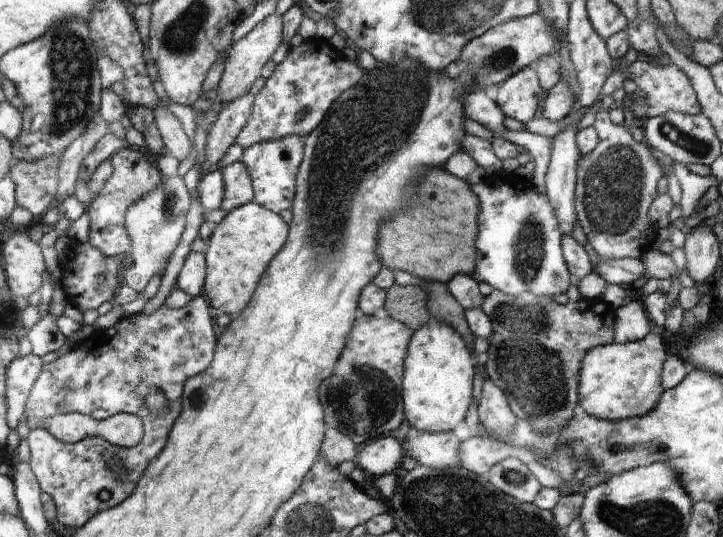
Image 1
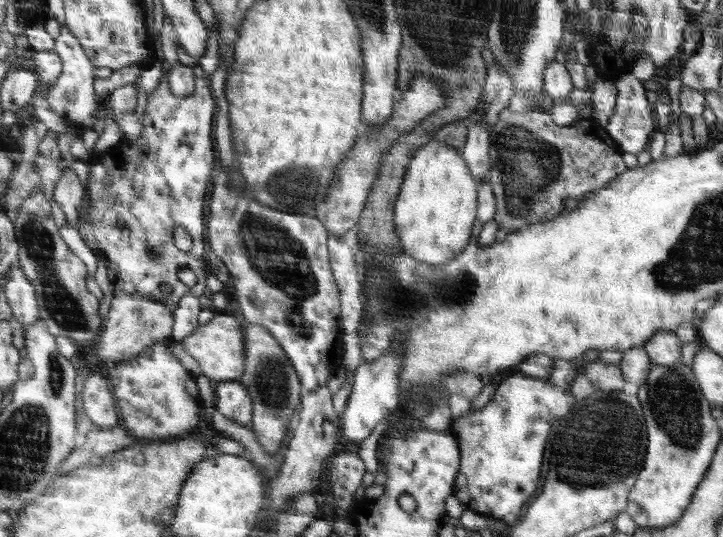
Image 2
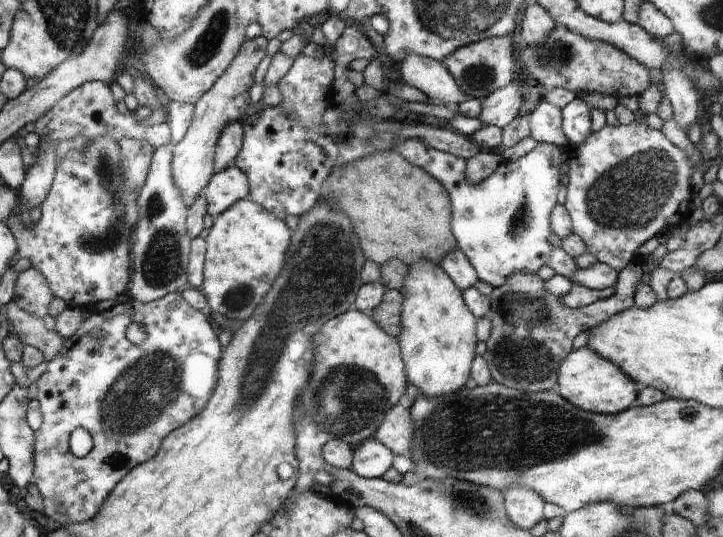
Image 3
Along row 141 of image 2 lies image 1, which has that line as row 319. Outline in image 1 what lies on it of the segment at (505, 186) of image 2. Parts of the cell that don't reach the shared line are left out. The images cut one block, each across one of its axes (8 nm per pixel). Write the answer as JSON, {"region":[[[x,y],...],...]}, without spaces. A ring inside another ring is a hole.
{"region":[[[496,289],[486,297],[486,300],[480,308],[488,315],[492,325],[492,336],[490,336],[488,352],[486,352],[486,359],[483,361],[486,377],[502,390],[508,402],[508,406],[510,406],[517,419],[530,422],[532,427],[534,427],[535,430],[540,430],[542,434],[558,434],[564,426],[569,426],[572,417],[575,416],[575,409],[579,408],[579,377],[582,373],[583,358],[588,352],[594,349],[595,346],[602,346],[604,344],[612,344],[612,342],[615,342],[615,308],[608,302],[598,298],[579,298],[578,300],[569,299],[566,304],[559,304],[554,299],[540,298],[539,295],[532,294],[532,292],[518,294],[518,296],[511,296]]]}

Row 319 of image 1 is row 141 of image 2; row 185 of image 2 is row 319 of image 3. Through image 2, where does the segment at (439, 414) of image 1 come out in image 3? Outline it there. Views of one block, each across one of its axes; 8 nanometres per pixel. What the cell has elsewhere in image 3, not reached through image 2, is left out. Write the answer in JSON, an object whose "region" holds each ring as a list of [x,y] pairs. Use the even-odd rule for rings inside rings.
{"region":[[[424,259],[410,266],[402,294],[403,331],[398,340],[408,383],[416,386],[424,398],[439,398],[459,392],[468,382],[478,344],[476,318],[471,314],[462,292],[440,264]]]}

